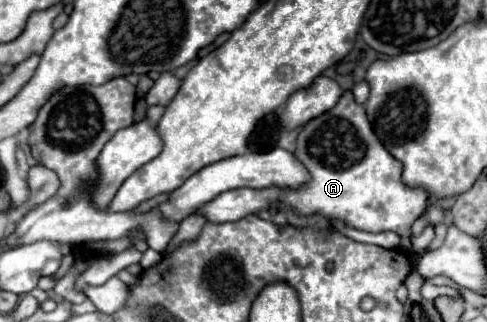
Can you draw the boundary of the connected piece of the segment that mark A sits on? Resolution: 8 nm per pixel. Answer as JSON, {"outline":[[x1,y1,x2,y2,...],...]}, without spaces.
{"outline":[[344,92,340,102,324,112,322,116,310,120,298,136,296,158,310,170,312,180,298,190,284,188,238,188,216,196,214,200,202,204,194,210,212,224,224,224,244,218,266,208,270,202,280,200,292,206,298,214,322,214,344,220,348,226,366,232,396,232,400,238,410,238,414,220,428,206,426,188,410,188,402,182,404,164,396,160,376,138,372,126,366,118,364,106,358,106,352,92]]}

